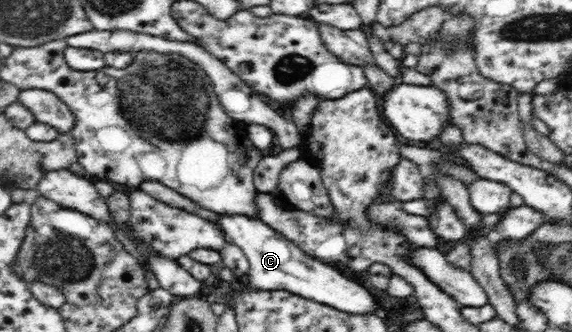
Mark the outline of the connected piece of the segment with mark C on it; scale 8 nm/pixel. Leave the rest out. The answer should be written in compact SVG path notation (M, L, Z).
M217 215L215 222L224 233L227 241L240 247L250 264L249 288L255 290L284 290L311 299L327 307L351 315L376 314L380 305L361 285L361 282L343 277L338 269L331 265L320 263L304 255L301 249L289 242L273 228L268 227L258 217L246 215Z

